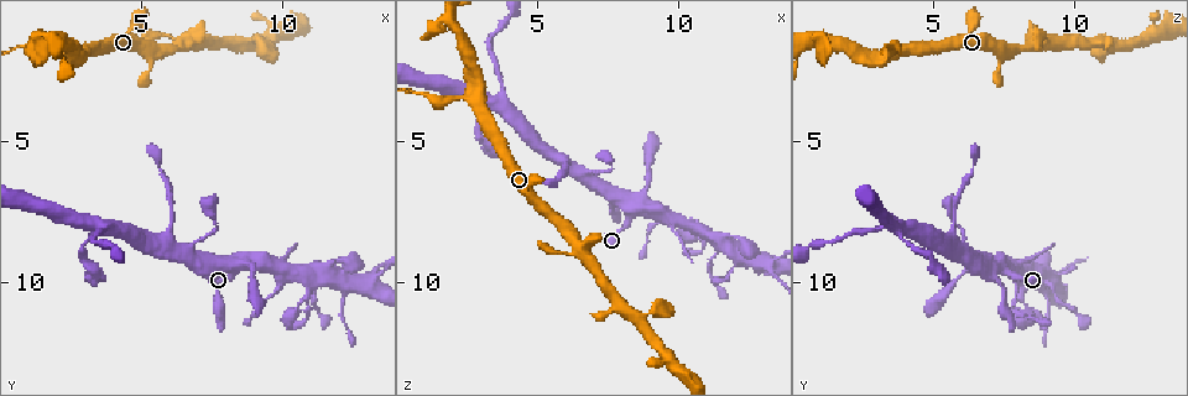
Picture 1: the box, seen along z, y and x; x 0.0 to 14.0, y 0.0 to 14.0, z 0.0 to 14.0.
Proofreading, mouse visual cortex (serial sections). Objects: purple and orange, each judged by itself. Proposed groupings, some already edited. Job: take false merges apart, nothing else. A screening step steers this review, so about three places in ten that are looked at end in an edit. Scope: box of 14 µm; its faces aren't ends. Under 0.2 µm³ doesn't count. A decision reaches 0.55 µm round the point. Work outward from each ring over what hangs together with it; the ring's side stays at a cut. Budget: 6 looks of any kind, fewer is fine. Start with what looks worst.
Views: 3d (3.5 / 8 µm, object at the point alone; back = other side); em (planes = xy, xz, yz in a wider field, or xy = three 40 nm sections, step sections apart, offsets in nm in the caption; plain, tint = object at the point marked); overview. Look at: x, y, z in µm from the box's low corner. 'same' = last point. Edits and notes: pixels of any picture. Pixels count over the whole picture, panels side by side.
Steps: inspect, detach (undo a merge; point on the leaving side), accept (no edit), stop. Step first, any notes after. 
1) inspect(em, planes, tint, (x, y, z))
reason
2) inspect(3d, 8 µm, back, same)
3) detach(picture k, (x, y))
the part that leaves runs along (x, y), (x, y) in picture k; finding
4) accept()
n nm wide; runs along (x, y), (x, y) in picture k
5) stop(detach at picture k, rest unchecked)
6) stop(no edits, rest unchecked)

inspect(3d, 8 µm, (3.8, 8.1, 3.5))
sharp bend

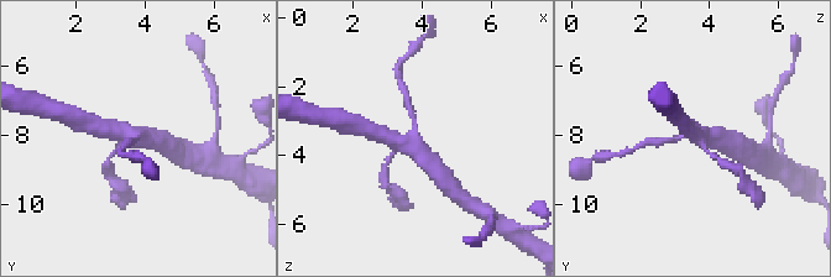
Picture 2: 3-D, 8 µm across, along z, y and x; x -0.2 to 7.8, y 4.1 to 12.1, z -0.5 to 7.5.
inspect(3d, 3.5 µm, (3.8, 8.0, 3.4))
zoom in

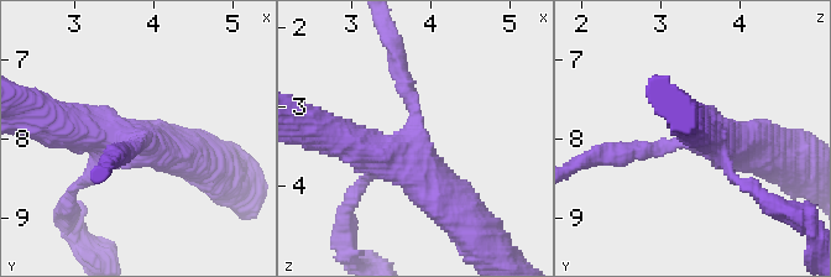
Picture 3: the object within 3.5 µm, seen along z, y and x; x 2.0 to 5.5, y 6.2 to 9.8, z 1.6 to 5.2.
accept()
runs along (470, 225), (417, 165), (340, 136) in picture 3; all the same cell

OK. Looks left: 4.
inspect(3d, 3.5 µm, (10.9, 10.8, 8.2))
narrows sharply

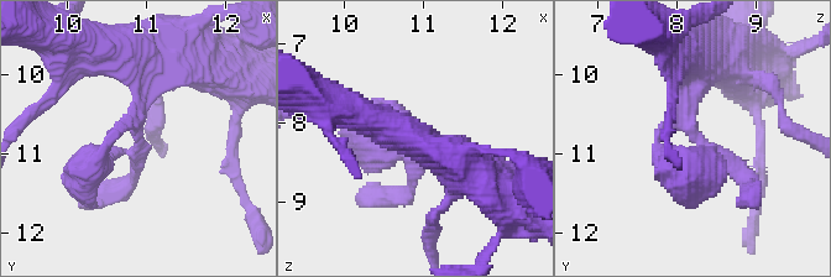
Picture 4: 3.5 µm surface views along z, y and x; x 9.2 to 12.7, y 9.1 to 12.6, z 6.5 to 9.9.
inspect(em, xy, step 2, tint, (10.95, 10.85, 8.30))

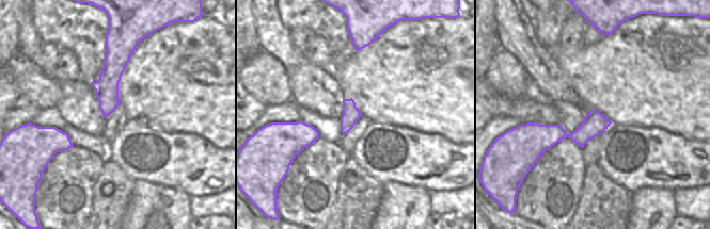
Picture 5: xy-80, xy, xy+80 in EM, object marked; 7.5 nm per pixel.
accept()
all the same cell

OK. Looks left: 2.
inspect(3d, 3.5 µm, (13.1, 9.9, 9.3))
looks like a crossing

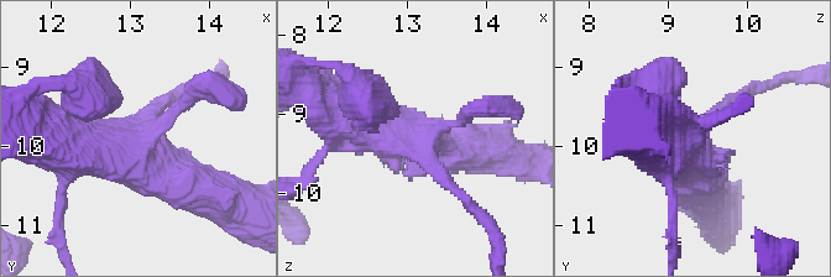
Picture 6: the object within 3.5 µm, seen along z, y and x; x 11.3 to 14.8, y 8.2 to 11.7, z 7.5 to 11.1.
inspect(em, xy, step 2, tint, (13.10, 9.90, 9.35))
4 arms; arms of 150, 200, 500, 500 nm

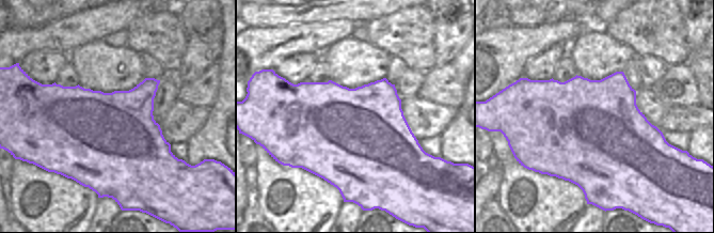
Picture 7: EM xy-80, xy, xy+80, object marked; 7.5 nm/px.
accept()
runs along (322, 94), (380, 129), (470, 147) in picture 6; all the same cell

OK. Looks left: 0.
stop(no edits, rest unchecked)

